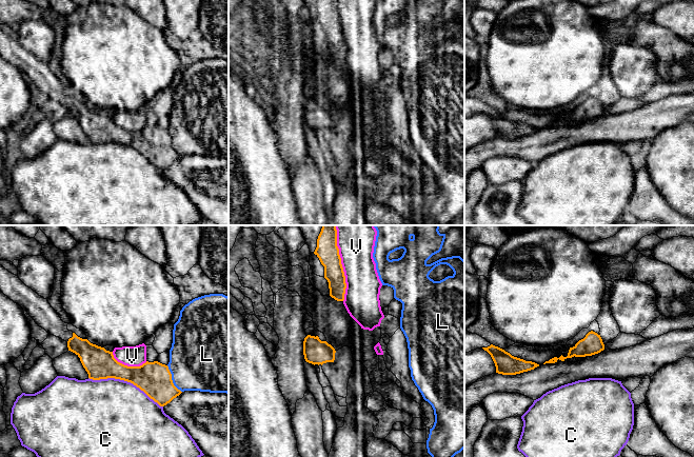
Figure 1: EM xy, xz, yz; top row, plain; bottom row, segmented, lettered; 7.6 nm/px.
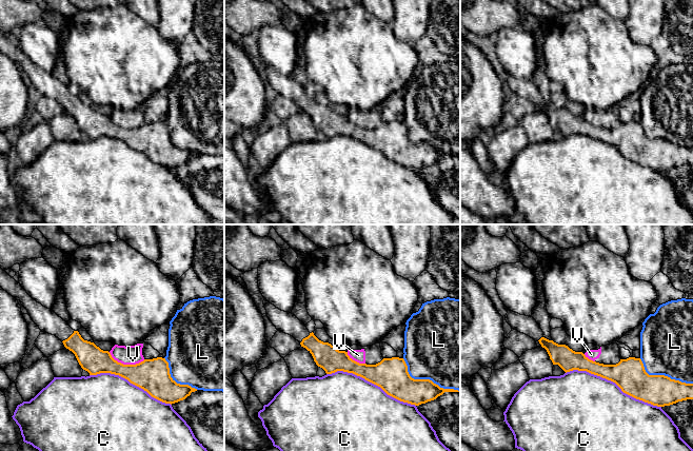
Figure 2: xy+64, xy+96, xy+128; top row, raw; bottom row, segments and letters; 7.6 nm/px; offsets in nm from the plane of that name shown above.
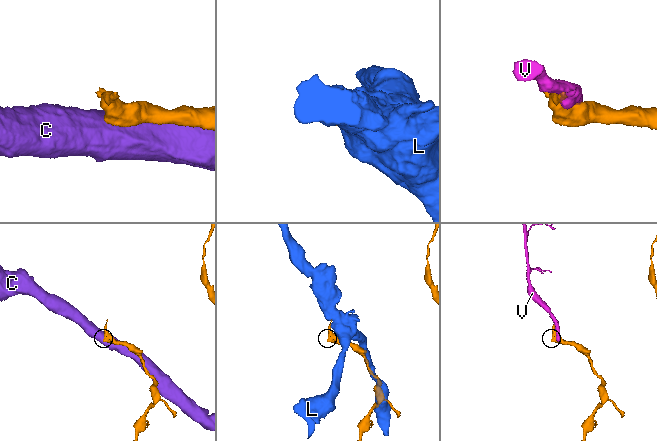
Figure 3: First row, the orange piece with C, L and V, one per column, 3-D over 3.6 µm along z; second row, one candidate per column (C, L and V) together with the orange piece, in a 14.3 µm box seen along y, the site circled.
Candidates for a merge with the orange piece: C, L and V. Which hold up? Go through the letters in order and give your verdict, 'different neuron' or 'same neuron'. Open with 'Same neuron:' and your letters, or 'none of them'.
Same neuron: none of them
C: different neuron
L: different neuron
V: different neuron

